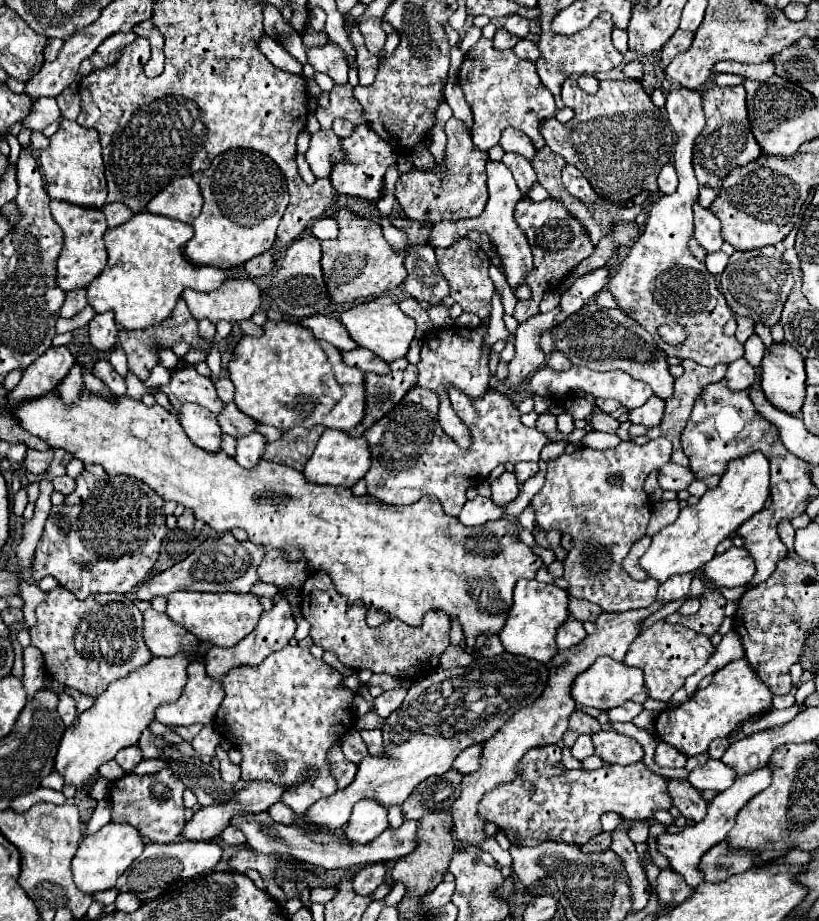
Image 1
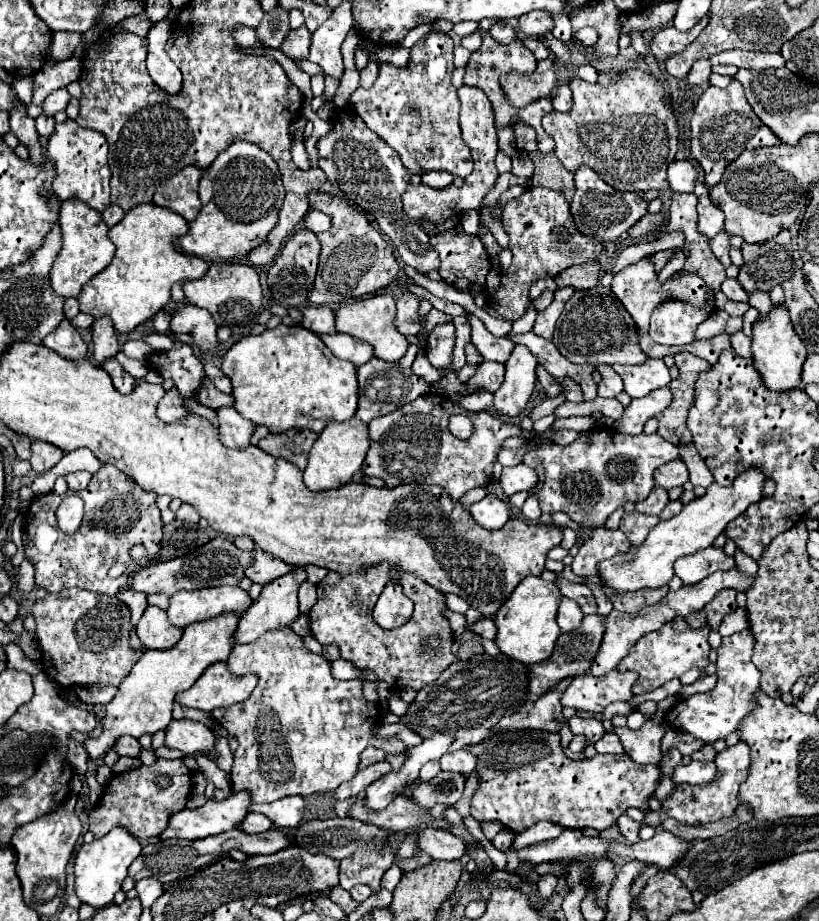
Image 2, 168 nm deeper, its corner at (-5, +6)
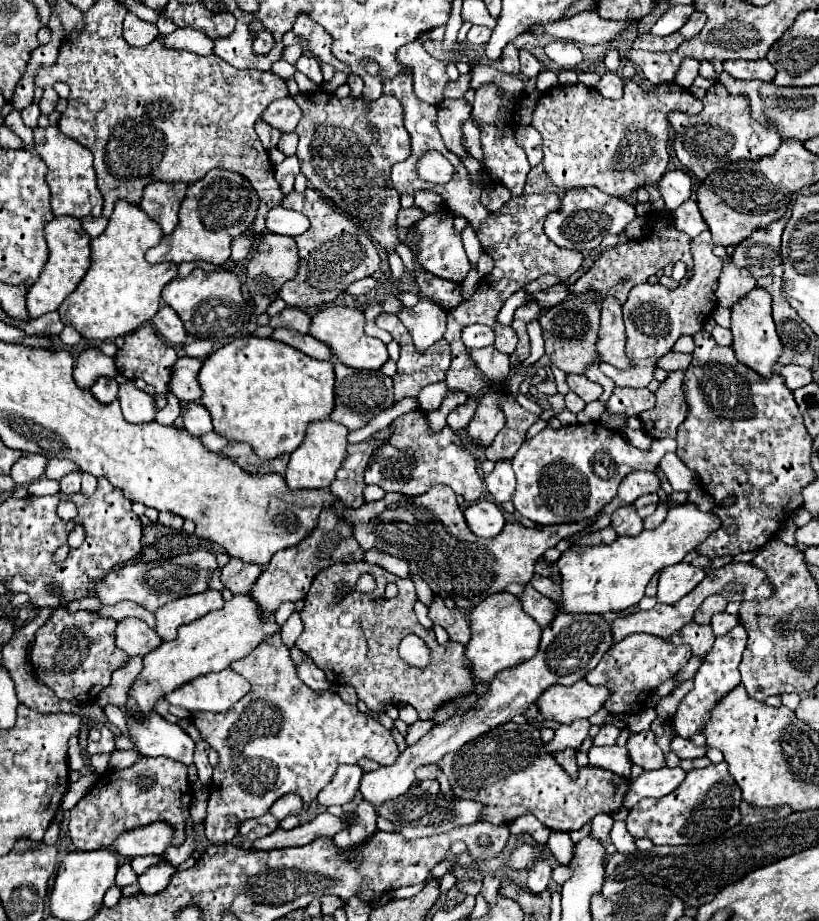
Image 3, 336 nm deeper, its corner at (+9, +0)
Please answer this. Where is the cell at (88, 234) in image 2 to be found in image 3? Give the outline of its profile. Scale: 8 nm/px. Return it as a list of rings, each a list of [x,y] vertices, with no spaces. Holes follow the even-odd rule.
[[[74,216],[52,218],[44,228],[44,238],[48,242],[48,252],[50,252],[48,262],[42,268],[38,280],[30,286],[28,296],[26,296],[28,312],[32,318],[38,318],[52,310],[58,310],[58,306],[64,302],[64,298],[74,292],[74,288],[80,284],[84,274],[88,272],[90,256],[92,256],[90,236],[84,232],[80,220]]]

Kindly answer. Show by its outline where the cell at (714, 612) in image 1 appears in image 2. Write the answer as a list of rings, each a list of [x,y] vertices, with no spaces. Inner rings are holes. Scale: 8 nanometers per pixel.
[[[720,590],[716,594],[716,598],[712,602],[708,602],[708,606],[704,608],[706,612],[706,620],[708,620],[708,626],[712,630],[716,630],[722,622],[722,618],[736,610],[736,590]]]

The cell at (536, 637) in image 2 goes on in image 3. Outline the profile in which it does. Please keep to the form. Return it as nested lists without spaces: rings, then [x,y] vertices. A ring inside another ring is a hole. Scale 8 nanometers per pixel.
[[[498,592],[482,600],[470,614],[470,628],[472,638],[466,646],[466,656],[472,662],[472,674],[484,682],[492,682],[498,672],[536,656],[542,634],[540,624],[522,610],[522,602],[510,592]]]

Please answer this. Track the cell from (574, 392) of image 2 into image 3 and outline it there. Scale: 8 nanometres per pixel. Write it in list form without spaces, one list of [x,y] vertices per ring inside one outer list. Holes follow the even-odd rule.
[[[568,392],[566,396],[564,396],[564,400],[566,400],[566,408],[570,410],[570,412],[574,412],[574,414],[578,414],[586,404],[584,404],[584,400],[578,396],[578,394],[574,394],[574,392]]]

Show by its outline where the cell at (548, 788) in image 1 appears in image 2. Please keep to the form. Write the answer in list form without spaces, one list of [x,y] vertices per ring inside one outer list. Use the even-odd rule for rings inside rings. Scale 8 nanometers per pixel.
[[[518,730],[518,732],[500,732],[476,746],[468,746],[472,754],[476,754],[476,772],[480,778],[480,786],[472,798],[472,816],[478,822],[494,820],[512,830],[514,834],[524,832],[540,820],[556,822],[564,828],[596,828],[604,830],[614,824],[614,820],[626,812],[628,808],[638,808],[642,812],[648,810],[648,798],[654,794],[660,782],[658,766],[640,766],[632,762],[626,754],[620,756],[600,756],[586,758],[582,762],[570,760],[562,746],[560,734],[540,732],[540,730]]]

